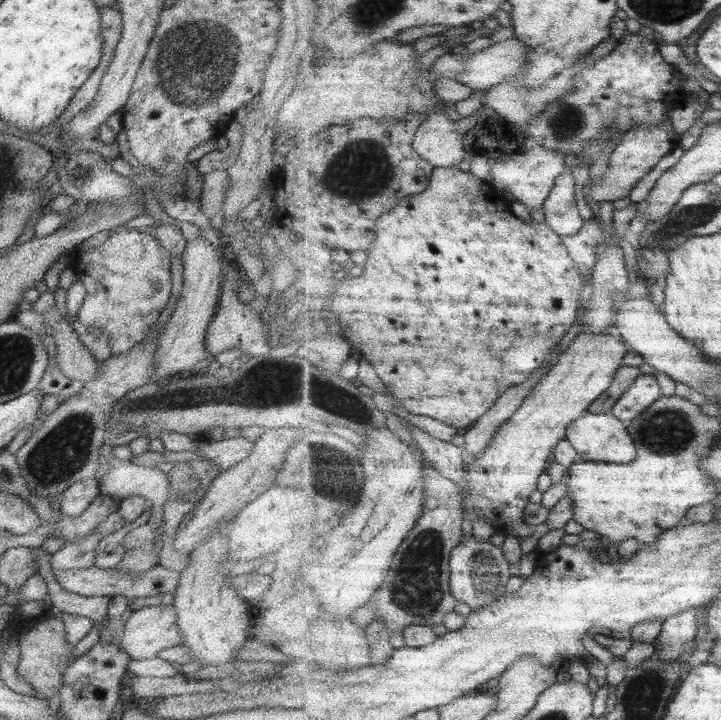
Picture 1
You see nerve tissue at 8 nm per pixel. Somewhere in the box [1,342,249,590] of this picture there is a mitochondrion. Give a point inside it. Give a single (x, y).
(63, 452)

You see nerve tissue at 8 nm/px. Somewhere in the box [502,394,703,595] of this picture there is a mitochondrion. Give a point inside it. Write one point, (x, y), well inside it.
(666, 430)

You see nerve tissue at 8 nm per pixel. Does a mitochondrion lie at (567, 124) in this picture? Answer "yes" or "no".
yes

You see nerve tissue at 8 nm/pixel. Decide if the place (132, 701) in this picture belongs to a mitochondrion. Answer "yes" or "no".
no

